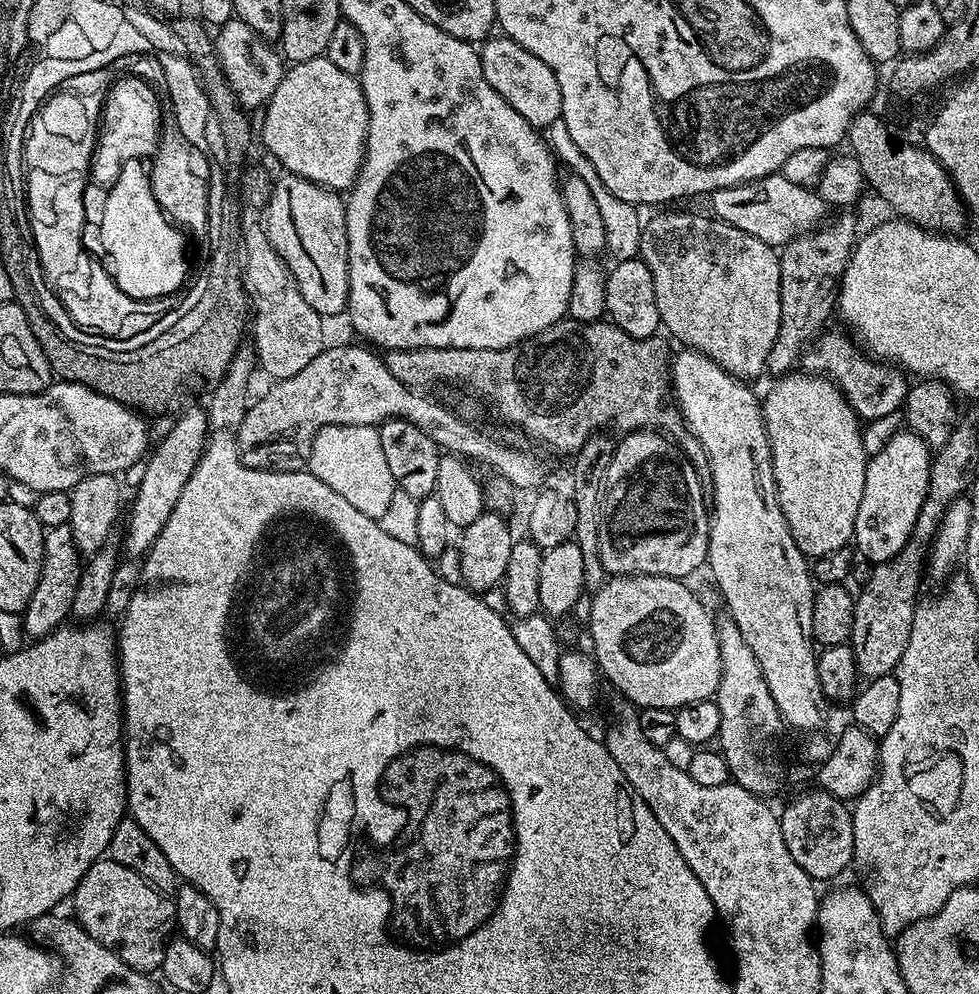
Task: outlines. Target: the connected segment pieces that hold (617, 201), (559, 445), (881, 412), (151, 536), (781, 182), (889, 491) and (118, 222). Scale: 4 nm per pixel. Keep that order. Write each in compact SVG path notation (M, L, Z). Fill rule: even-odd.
M562 118L555 119L550 127L546 129L546 139L549 147L552 148L556 158L566 168L578 174L589 185L589 191L593 193L593 199L597 200L598 211L601 213L602 223L605 225L606 248L607 255L611 255L611 259L617 260L633 260L640 253L641 230L643 228L642 216L639 216L637 205L628 203L622 198L615 197L614 194L607 189L606 184L602 182L597 170L590 163L590 158L582 153L574 143L574 138L570 135L570 130L566 127L566 122Z
M565 318L559 320L554 326L550 326L546 330L542 330L538 334L534 334L525 340L519 340L517 344L511 344L505 348L498 350L474 350L473 348L411 348L409 351L390 350L385 355L385 364L394 378L398 378L400 382L413 390L426 390L428 386L436 384L461 384L464 388L469 388L476 396L481 396L497 414L508 424L513 424L516 428L521 428L530 436L538 436L542 440L546 440L552 447L557 448L560 452L568 452L574 454L580 447L591 438L593 434L599 433L601 430L608 430L611 424L617 424L621 428L621 433L639 432L641 430L659 430L665 433L668 439L674 441L682 450L682 454L696 467L696 472L700 475L700 485L704 493L708 494L712 491L712 475L710 474L710 458L706 458L706 450L702 446L702 442L698 442L698 438L692 431L688 429L688 425L684 422L684 416L680 413L679 407L674 399L672 385L670 383L670 351L668 352L669 341L667 339L660 340L659 335L647 336L645 340L635 340L630 334L626 334L618 327L617 324L611 322L585 322L582 320L573 320Z
M825 331L815 341L816 356L820 359L821 366L825 368L821 369L826 373L828 379L839 388L841 394L846 398L846 402L861 421L869 422L903 409L904 399L907 398L910 387L909 377L891 363L869 358L863 351L855 352L848 345L846 337L839 336L836 332L827 332Z
M203 407L188 408L177 418L176 425L165 434L164 441L157 448L155 445L151 449L143 465L145 468L140 476L140 485L136 488L136 501L128 516L128 533L124 536L124 544L122 543L123 551L129 557L143 557L152 549L152 543L156 541L158 534L162 534L162 526L166 526L166 518L170 518L174 502L182 498L182 490L186 490L190 474L194 474L198 462L204 457L204 447L208 444L209 435L207 411Z
M785 174L763 176L745 184L735 184L711 193L711 215L777 250L794 238L812 231L825 219L826 205L819 191L803 188Z
M899 430L891 435L878 454L869 457L866 470L866 483L863 487L861 505L855 518L855 530L852 544L857 555L864 556L867 563L880 563L897 556L912 536L914 523L921 512L922 502L929 488L929 470L931 468L932 452L929 445L911 430Z
M149 156L132 158L124 164L121 170L124 178L117 180L118 186L108 198L104 234L102 234L102 246L116 244L116 256L107 257L106 263L109 269L114 270L118 283L128 294L136 294L138 302L148 302L148 305L150 302L152 305L162 304L171 296L186 295L191 292L194 278L206 271L205 256L201 253L198 243L194 243L196 232L192 230L190 224L178 220L158 198L152 166L154 166L154 158Z

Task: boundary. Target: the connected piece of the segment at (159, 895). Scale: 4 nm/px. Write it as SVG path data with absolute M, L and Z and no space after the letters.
M101 858L86 870L74 893L75 919L102 946L114 950L126 966L152 974L164 963L164 945L176 928L176 906L165 893L148 884L134 870Z

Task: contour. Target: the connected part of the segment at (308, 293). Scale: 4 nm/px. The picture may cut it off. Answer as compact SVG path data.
M285 174L271 185L268 193L266 209L266 240L271 251L276 252L282 262L294 274L294 282L298 282L298 290L302 290L302 298L306 298L309 306L320 316L331 318L345 311L348 307L348 235L346 234L346 204L339 191L324 188L321 184L310 182L301 176Z

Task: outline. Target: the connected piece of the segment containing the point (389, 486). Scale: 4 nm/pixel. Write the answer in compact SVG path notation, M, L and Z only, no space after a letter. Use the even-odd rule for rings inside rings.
M375 426L323 427L312 443L307 471L338 493L367 517L380 520L397 486L383 453L379 429Z

